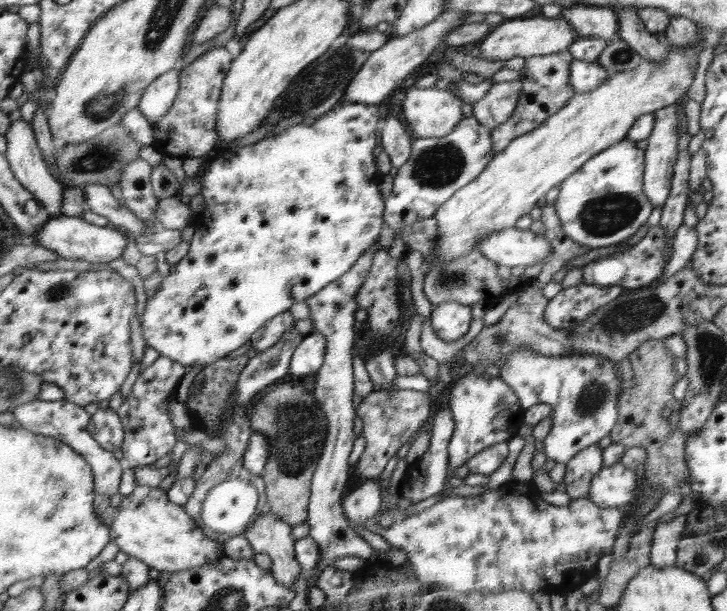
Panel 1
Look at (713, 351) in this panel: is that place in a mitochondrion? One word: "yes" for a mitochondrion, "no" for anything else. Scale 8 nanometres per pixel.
yes

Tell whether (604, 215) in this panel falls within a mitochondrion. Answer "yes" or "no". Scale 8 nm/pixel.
yes

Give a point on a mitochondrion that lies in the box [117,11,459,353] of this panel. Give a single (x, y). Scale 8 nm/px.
(323, 82)

